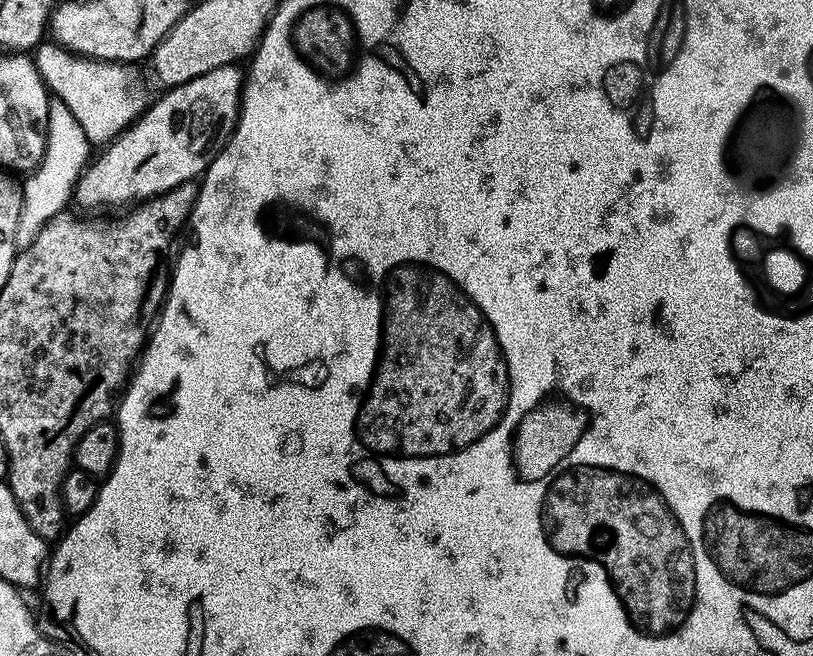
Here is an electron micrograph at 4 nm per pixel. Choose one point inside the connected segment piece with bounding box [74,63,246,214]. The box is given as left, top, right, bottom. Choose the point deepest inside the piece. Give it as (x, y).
(173, 140)

